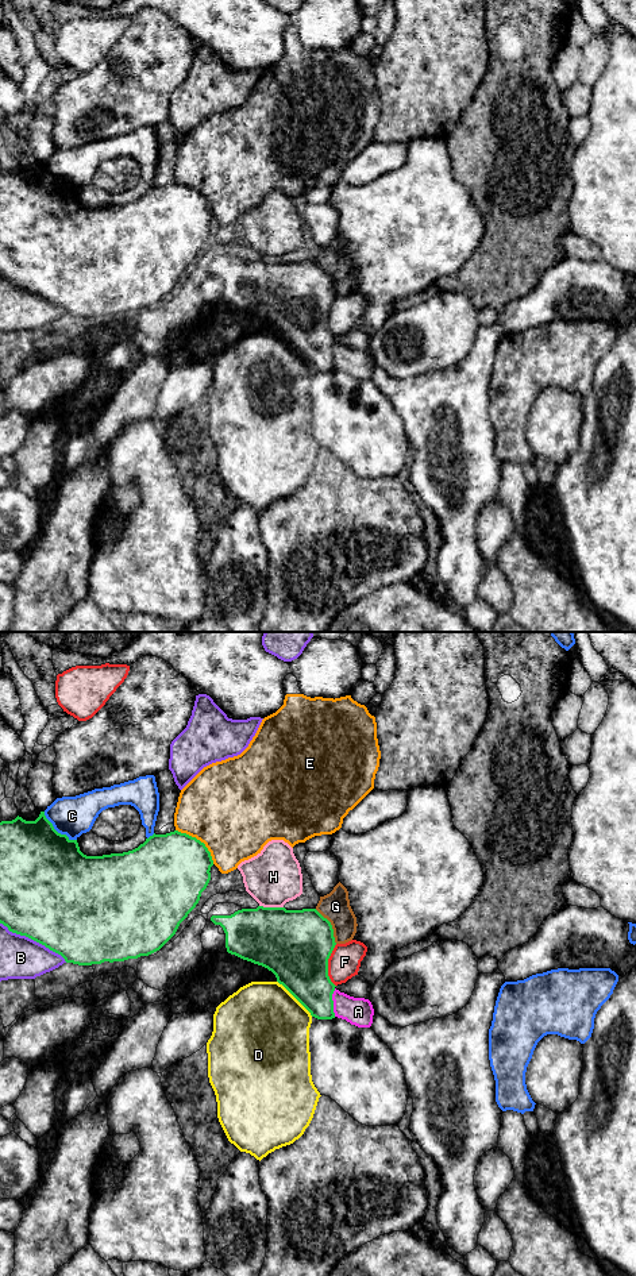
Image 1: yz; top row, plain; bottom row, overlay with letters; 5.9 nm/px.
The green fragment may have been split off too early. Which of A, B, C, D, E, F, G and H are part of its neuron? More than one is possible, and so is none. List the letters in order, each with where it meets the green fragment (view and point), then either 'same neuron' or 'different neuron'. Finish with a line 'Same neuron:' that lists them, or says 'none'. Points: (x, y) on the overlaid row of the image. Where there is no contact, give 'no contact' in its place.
A: yz (332, 1002) | different neuron
B: yz (34, 940) | different neuron
C: yz (56, 831) | different neuron
D: yz (295, 997) | different neuron
E: yz (199, 840) | different neuron
F: yz (327, 966) | different neuron
G: yz (331, 925) | different neuron
H: yz (272, 908) | different neuron
Same neuron: none

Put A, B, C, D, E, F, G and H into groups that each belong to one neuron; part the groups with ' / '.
A C / B / D / E / F / G / H

